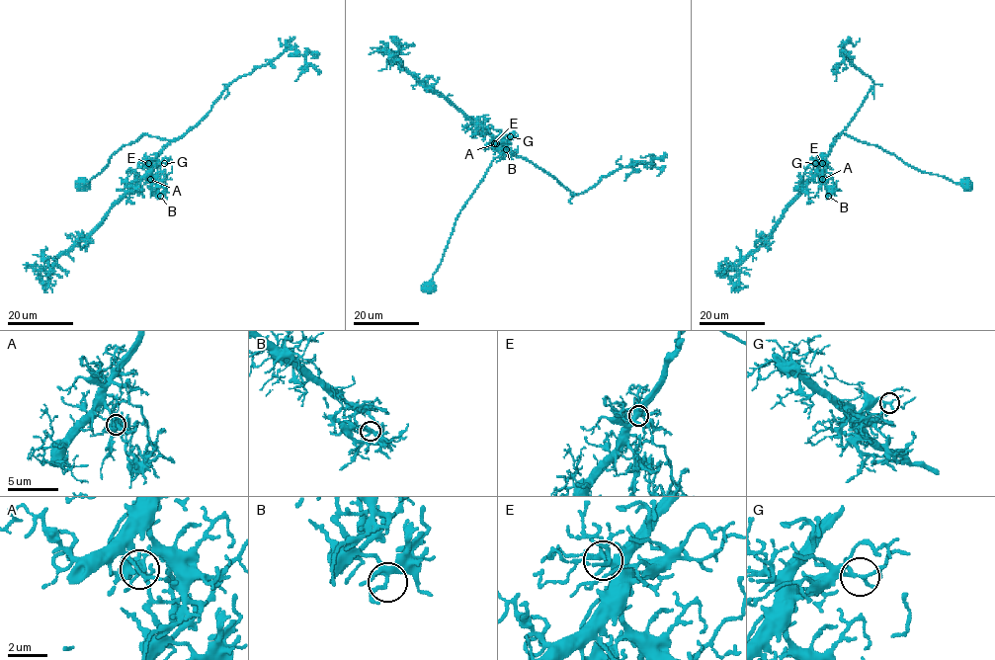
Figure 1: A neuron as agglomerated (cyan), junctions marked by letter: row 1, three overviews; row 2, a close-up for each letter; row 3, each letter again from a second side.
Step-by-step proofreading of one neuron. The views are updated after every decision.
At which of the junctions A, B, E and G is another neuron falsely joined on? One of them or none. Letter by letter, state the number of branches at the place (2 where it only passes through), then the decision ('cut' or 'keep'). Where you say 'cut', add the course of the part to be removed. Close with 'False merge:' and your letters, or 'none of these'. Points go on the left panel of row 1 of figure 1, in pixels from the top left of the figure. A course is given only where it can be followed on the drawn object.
A: 5 branches meet; cut; foreign part runs (150, 179), (153, 191), (172, 171), (171, 166)
B: 5 branches meet; keep
E: 5 branches meet; keep
G: 5 branches meet; keep
False merge: A

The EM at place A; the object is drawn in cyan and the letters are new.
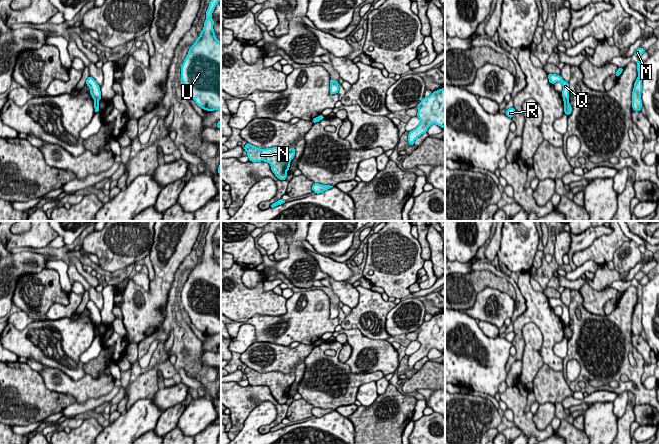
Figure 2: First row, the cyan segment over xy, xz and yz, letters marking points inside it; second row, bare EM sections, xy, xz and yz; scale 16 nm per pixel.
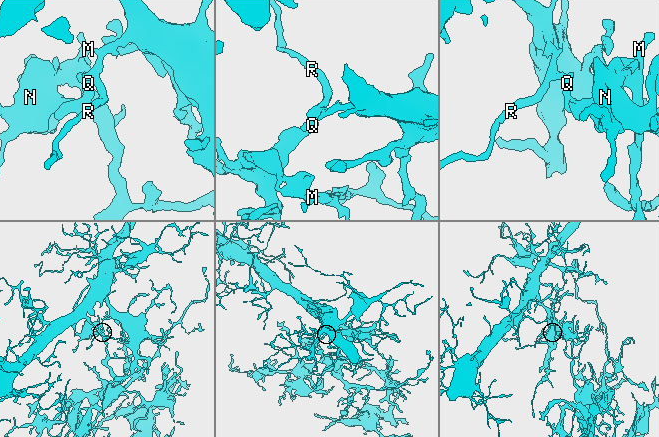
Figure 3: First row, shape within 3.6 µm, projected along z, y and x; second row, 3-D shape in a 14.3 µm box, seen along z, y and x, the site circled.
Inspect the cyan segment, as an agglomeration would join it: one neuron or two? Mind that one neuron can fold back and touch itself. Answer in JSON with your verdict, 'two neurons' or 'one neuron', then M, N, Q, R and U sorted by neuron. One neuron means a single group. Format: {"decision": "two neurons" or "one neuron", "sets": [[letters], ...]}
{"decision": "two neurons", "sets": [["M", "N"], ["Q", "R", "U"]]}

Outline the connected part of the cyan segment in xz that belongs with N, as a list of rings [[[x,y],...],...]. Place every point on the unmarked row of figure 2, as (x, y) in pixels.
[[[246,367],[244,374],[247,376],[249,385],[268,386],[275,400],[279,404],[286,404],[290,386],[295,381],[294,371],[288,374],[284,374],[278,371],[260,373],[254,369]]]

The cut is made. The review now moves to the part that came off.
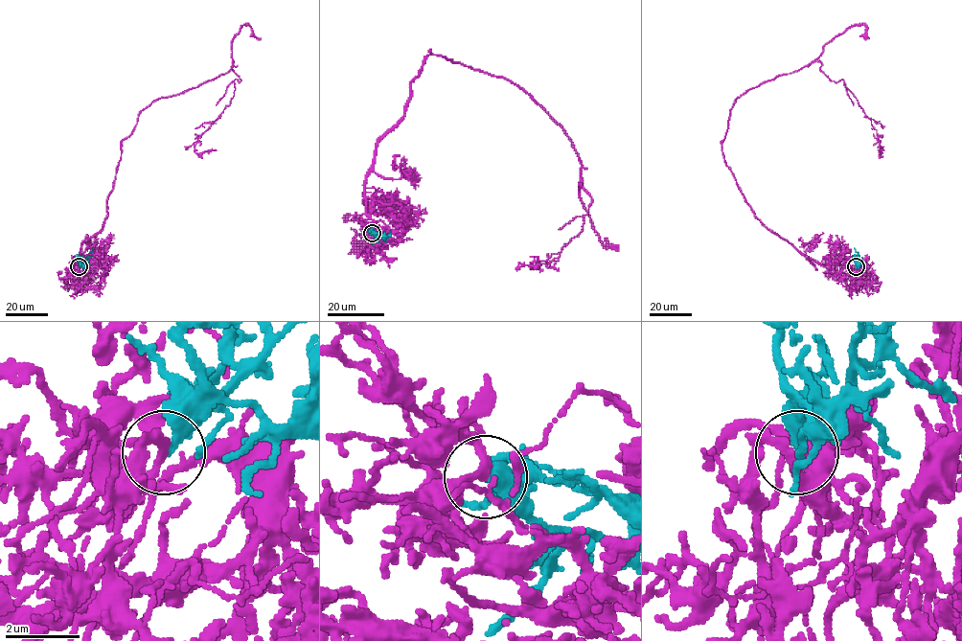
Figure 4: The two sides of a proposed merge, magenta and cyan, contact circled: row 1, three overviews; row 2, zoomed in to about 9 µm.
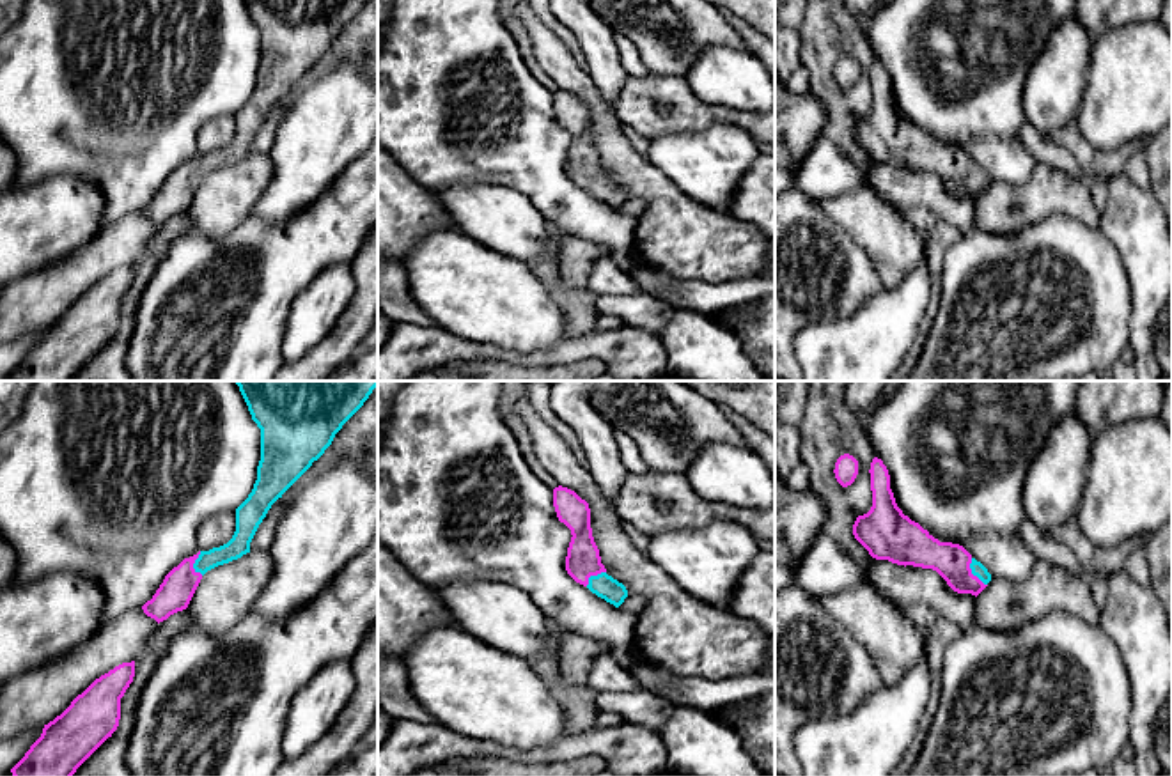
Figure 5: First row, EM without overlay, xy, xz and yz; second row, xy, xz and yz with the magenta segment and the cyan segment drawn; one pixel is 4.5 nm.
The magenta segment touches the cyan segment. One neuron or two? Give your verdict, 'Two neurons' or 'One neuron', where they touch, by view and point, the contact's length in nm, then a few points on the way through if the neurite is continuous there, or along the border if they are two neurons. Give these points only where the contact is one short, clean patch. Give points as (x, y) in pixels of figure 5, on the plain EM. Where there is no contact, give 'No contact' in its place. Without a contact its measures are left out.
One neuron. Touches magenta at yz (970, 176). Shared border 150 nm. Path across: yz (951, 163), (970, 176), (977, 172)

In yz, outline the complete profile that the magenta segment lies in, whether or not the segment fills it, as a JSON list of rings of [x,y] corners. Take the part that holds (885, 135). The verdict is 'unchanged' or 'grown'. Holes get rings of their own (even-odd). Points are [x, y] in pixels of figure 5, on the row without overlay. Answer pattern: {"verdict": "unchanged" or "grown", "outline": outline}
{"verdict": "grown", "outline": [[[881,62],[871,66],[872,110],[853,128],[855,142],[876,163],[936,174],[957,197],[979,198],[991,177],[963,149],[940,145],[897,110]]]}

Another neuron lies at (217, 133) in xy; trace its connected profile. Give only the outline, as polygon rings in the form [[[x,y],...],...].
[[[218,115],[209,119],[197,135],[197,145],[200,154],[209,154],[227,147],[236,135],[236,115]]]

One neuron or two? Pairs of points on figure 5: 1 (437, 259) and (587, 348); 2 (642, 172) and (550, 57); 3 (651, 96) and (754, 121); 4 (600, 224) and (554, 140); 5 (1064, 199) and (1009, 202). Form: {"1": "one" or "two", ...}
{"1": "two", "2": "one", "3": "one", "4": "one", "5": "one"}

